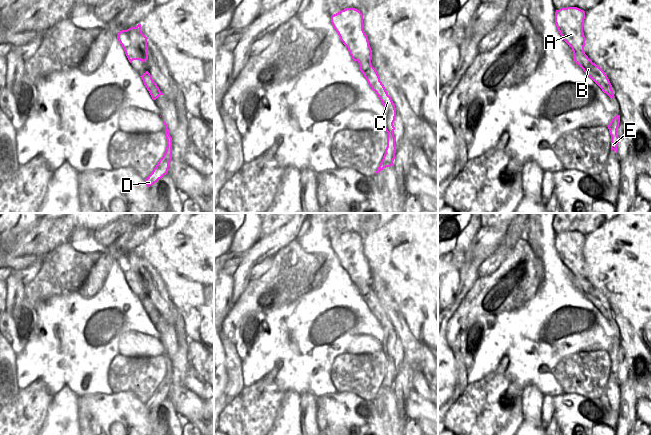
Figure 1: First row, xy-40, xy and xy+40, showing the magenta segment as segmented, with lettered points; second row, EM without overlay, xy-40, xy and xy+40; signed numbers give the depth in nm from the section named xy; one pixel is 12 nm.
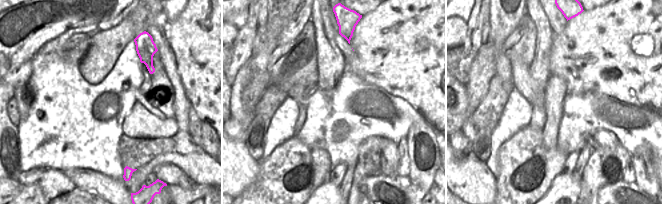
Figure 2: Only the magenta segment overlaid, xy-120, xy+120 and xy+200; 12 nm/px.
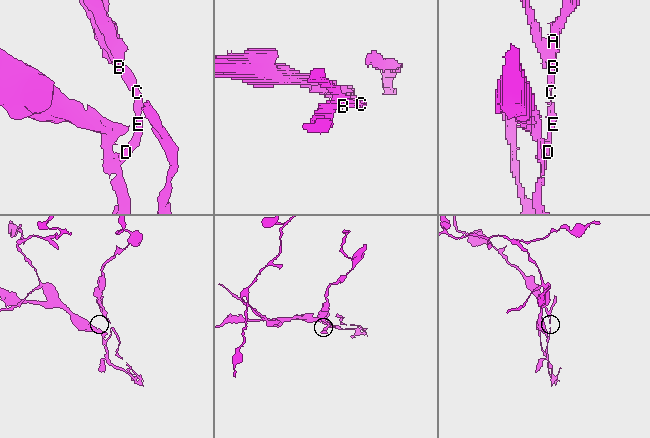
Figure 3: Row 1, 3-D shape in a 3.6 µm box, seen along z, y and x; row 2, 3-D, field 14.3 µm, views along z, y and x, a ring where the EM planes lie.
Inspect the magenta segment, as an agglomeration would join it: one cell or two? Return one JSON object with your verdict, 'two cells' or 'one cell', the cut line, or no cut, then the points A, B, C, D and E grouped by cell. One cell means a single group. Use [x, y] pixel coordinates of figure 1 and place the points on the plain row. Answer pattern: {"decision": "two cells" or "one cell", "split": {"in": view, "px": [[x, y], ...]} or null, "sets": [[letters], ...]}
{"decision": "two cells", "split": {"in": "xy", "px": [[359, 289], [364, 294], [371, 289]]}, "sets": [["A"], ["B", "C", "D", "E"]]}

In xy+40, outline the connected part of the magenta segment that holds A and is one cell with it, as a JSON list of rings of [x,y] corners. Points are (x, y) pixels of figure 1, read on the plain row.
[[[577,231],[556,234],[555,247],[562,263],[576,276],[584,276],[583,247],[585,235]]]

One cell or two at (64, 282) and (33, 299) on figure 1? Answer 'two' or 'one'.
one

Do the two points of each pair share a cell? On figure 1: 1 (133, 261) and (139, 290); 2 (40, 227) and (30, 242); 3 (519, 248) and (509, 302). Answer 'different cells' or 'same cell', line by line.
1: same cell
2: same cell
3: same cell

